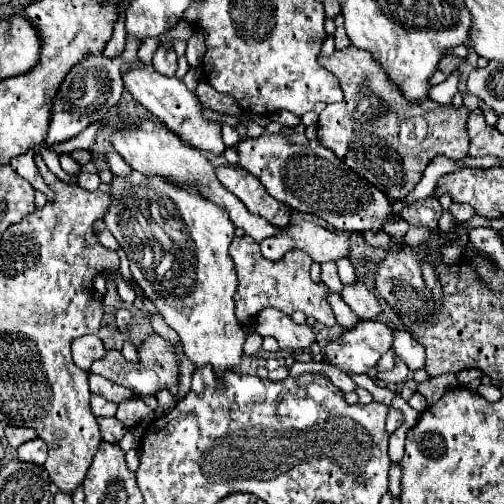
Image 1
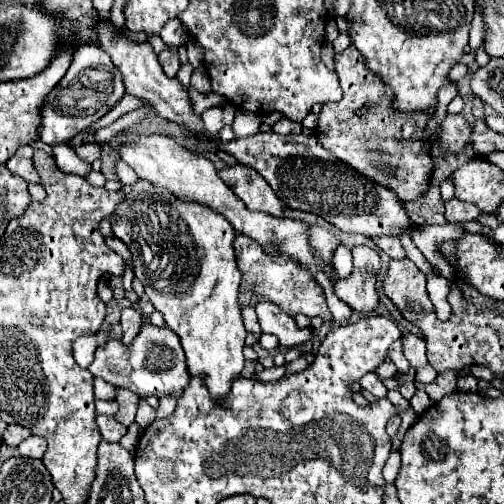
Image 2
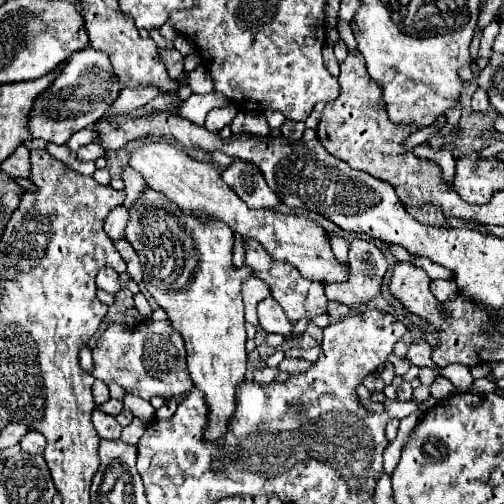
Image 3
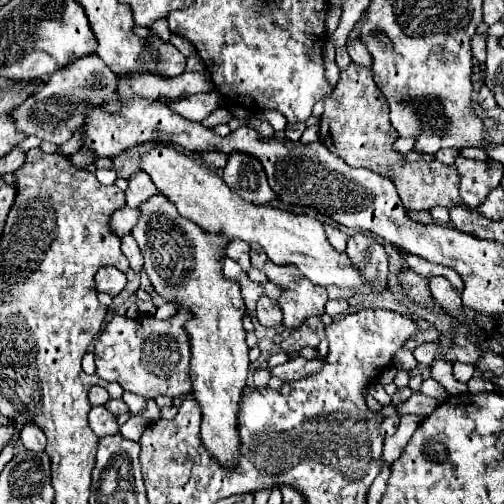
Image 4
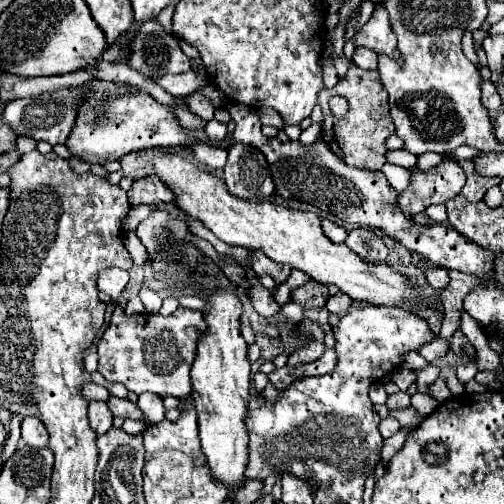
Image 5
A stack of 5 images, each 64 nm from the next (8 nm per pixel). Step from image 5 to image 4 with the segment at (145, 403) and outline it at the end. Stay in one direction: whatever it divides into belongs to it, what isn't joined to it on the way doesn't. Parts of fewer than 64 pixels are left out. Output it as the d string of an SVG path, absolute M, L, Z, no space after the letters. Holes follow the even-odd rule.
M152 398L146 400L146 408L144 408L144 412L142 412L142 418L144 418L148 424L152 424L152 422L156 422L156 420L160 418L160 408L158 408L158 404L156 404Z

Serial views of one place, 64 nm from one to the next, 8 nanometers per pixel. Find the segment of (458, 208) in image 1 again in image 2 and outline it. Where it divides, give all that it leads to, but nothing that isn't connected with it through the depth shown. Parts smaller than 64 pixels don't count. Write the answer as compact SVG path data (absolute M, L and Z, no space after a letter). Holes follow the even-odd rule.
M450 198L446 202L446 218L448 222L464 222L464 220L476 220L478 216L482 216L484 212L480 212L480 208L476 208L474 204Z

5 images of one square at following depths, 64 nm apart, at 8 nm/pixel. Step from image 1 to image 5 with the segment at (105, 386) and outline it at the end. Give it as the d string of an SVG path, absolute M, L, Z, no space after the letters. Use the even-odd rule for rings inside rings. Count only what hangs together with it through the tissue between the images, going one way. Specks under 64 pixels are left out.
M88 382L88 384L84 384L84 388L82 388L82 396L86 396L86 400L108 400L108 390L106 388L102 388L102 386L98 386L98 384L94 384L94 382Z

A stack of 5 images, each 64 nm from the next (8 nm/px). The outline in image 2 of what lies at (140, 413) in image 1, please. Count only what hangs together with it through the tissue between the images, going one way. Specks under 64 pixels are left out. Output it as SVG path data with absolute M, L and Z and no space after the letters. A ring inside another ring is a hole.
M117 387L116 400L118 400L119 410L115 417L125 427L130 426L135 421L136 406L138 406L138 395L133 392Z

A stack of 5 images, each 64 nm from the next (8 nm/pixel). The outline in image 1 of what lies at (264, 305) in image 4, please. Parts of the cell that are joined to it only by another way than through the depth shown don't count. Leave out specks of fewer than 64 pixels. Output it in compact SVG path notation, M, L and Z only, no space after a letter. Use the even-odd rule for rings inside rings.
M264 308L256 316L260 336L274 336L280 350L302 350L314 342L314 332L308 324L296 324L288 314L280 314L276 308Z

